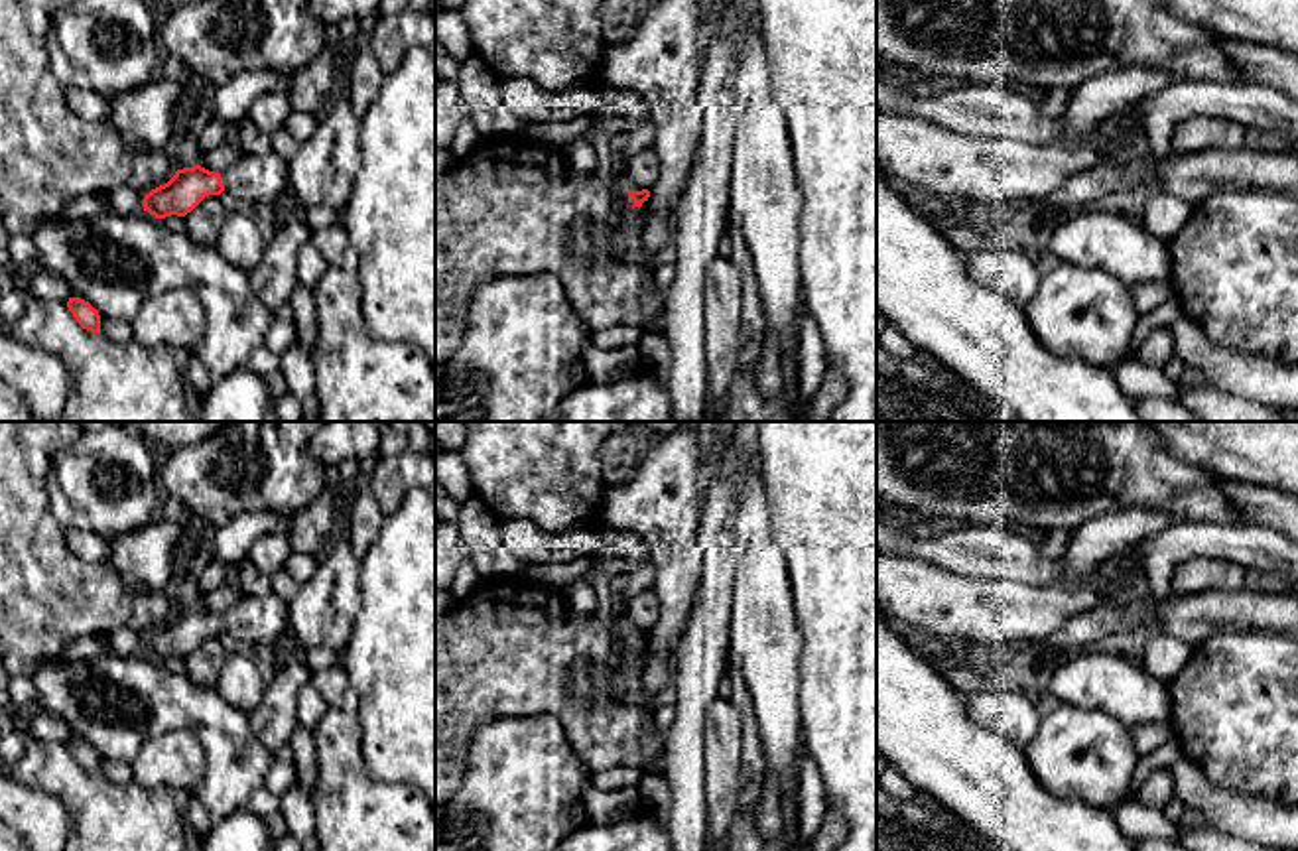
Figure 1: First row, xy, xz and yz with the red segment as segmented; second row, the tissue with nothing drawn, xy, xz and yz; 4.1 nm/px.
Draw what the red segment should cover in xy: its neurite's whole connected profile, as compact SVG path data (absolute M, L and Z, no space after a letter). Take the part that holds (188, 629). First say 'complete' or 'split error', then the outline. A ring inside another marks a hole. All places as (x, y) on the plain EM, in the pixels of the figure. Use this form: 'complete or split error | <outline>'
split error | M240 595L238 603L223 615L201 607L177 611L175 617L144 638L144 652L156 660L185 658L205 638L228 634L236 640L270 650L290 628L290 603L278 595Z

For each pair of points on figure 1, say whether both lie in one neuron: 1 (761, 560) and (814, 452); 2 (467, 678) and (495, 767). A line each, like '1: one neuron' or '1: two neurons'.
1: two neurons
2: two neurons

